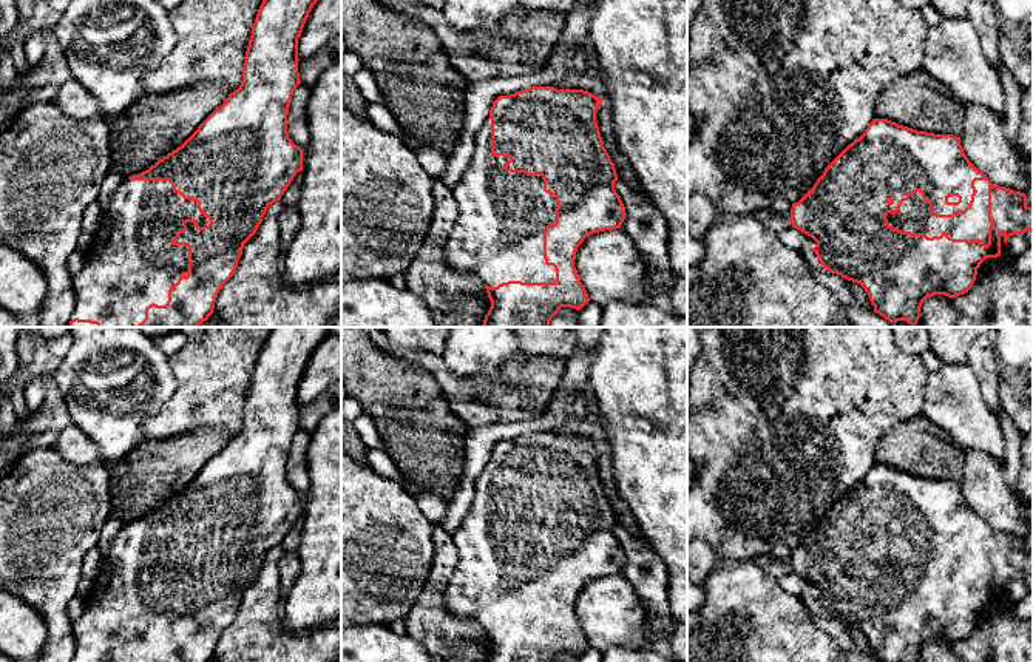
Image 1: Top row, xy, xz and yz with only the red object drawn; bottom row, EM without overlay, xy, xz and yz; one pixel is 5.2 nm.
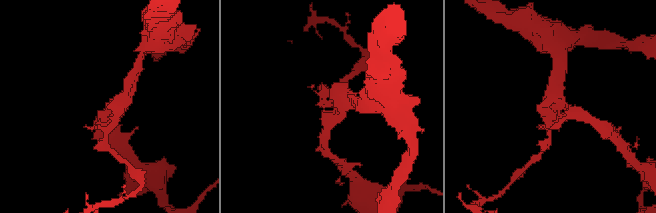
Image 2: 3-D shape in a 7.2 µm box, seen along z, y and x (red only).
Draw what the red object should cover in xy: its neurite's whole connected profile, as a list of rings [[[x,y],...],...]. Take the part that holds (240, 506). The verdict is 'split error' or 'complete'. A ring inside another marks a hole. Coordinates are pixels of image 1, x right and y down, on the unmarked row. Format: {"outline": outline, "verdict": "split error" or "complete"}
{"outline": [[[275,327],[264,343],[246,397],[242,427],[229,440],[198,475],[176,495],[159,505],[148,515],[133,520],[114,535],[100,574],[93,580],[83,614],[73,620],[76,651],[71,662],[210,662],[222,631],[232,623],[242,600],[244,589],[256,579],[267,554],[281,545],[298,517],[303,517],[303,495],[292,488],[287,478],[287,460],[293,437],[301,429],[298,418],[298,384],[318,344],[329,335],[326,327]]], "verdict": "split error"}

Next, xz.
{"outline": [[[531,432],[499,441],[476,480],[474,500],[452,534],[459,562],[445,588],[445,608],[479,622],[491,653],[485,662],[554,662],[561,653],[581,656],[588,639],[574,613],[577,593],[593,579],[621,574],[625,552],[615,535],[618,526],[599,478],[596,458],[602,444],[584,435]]], "verdict": "split error"}

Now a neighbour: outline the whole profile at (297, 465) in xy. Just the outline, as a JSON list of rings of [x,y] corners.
[[[300,429],[293,437],[287,460],[289,483],[303,497],[307,494],[310,485],[309,468],[307,468],[309,444],[310,444],[310,434]]]

